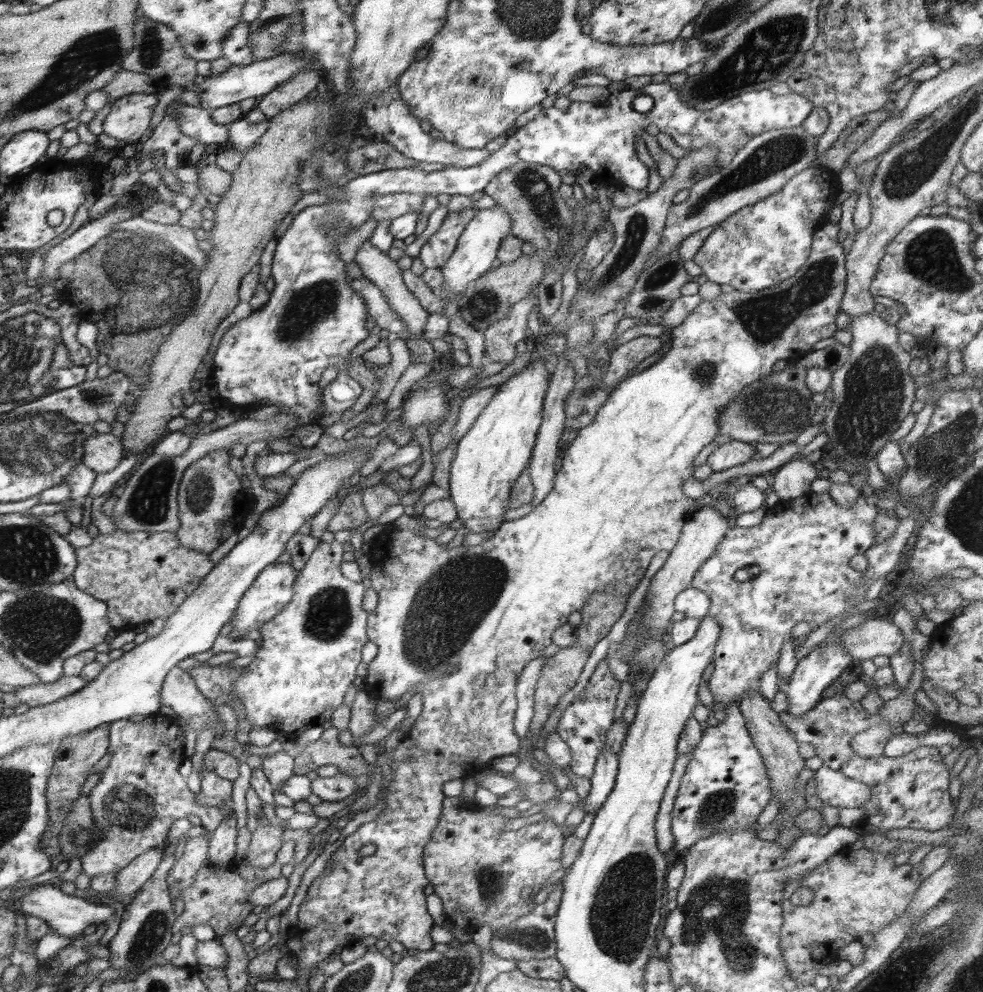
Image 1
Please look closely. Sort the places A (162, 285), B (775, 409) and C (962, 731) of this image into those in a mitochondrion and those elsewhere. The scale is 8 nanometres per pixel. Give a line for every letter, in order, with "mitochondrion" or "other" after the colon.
A: mitochondrion
B: mitochondrion
C: other

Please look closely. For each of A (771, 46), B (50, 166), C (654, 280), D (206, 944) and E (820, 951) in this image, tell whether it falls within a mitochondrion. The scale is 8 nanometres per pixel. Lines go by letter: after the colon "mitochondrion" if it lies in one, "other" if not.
A: mitochondrion
B: other
C: mitochondrion
D: other
E: mitochondrion

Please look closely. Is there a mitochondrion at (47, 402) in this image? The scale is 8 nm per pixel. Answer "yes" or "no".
yes

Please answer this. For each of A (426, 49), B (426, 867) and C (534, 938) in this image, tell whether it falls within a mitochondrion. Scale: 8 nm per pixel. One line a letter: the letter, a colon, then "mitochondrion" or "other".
A: other
B: other
C: mitochondrion

